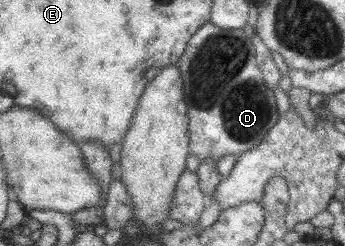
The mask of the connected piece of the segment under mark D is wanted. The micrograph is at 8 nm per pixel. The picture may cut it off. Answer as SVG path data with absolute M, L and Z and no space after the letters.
M208 22L192 35L178 59L189 117L188 150L201 163L228 154L239 157L256 148L278 121L276 98L262 78L255 54L245 29L224 30Z

